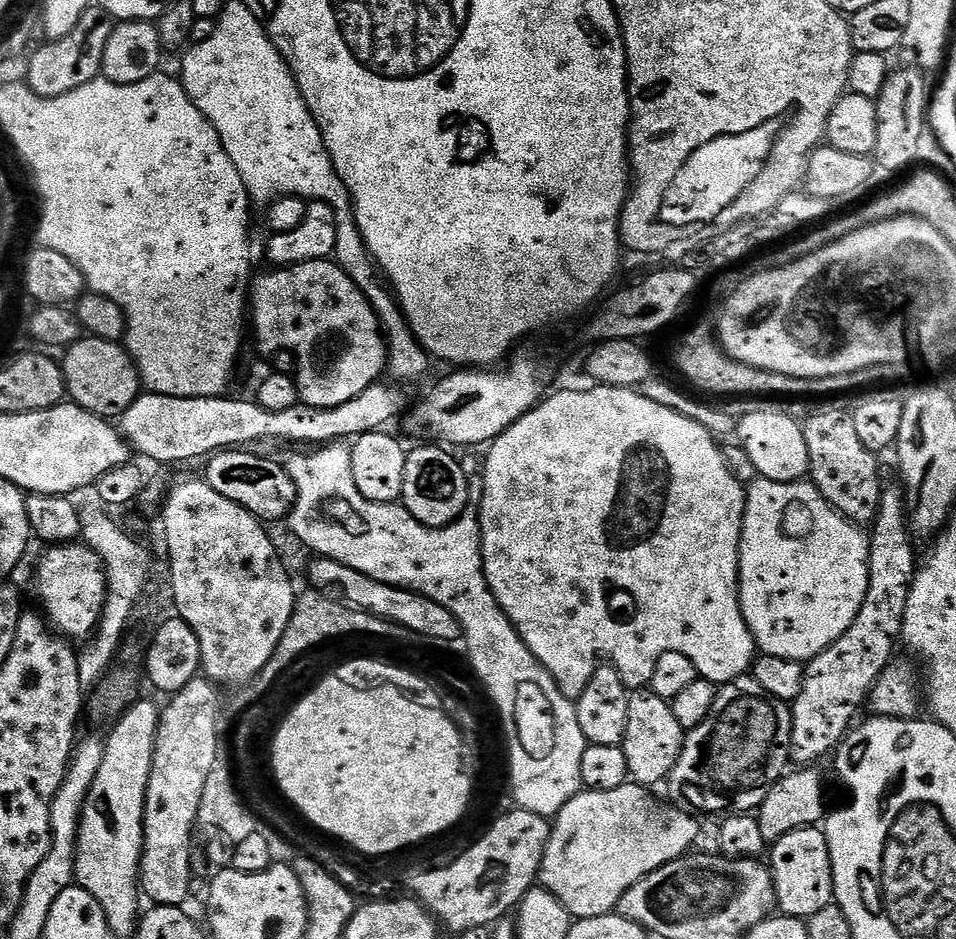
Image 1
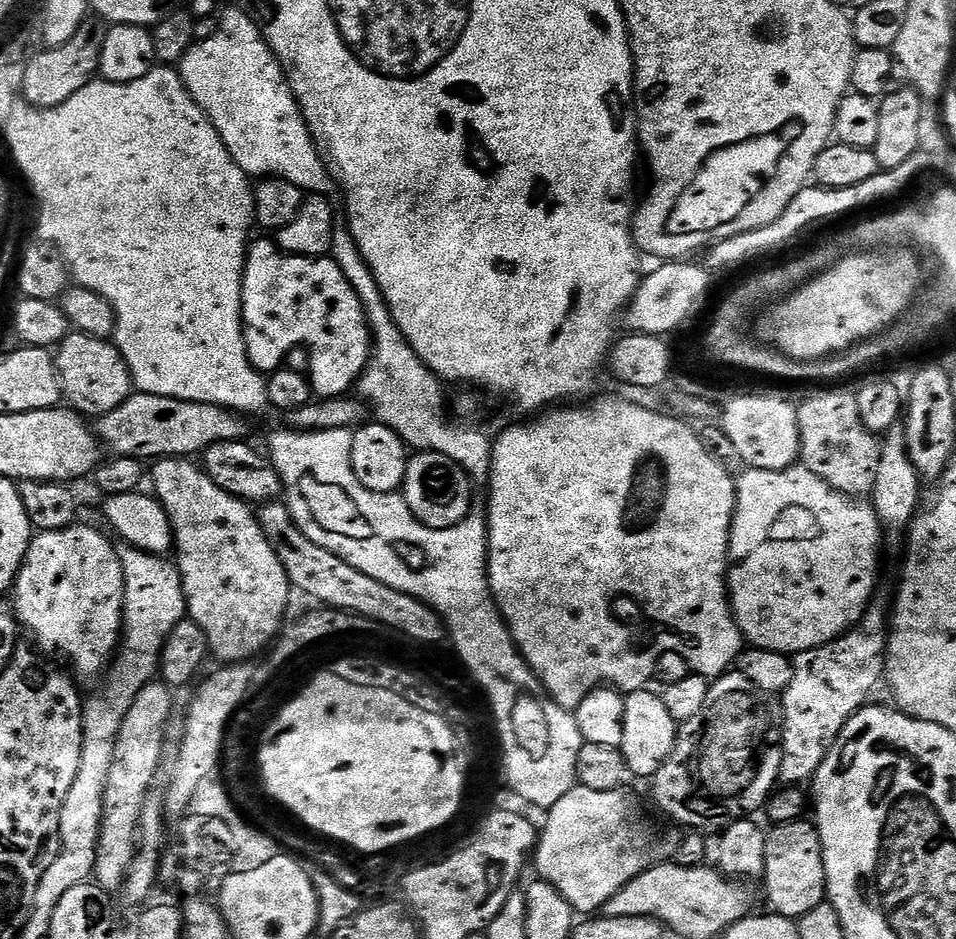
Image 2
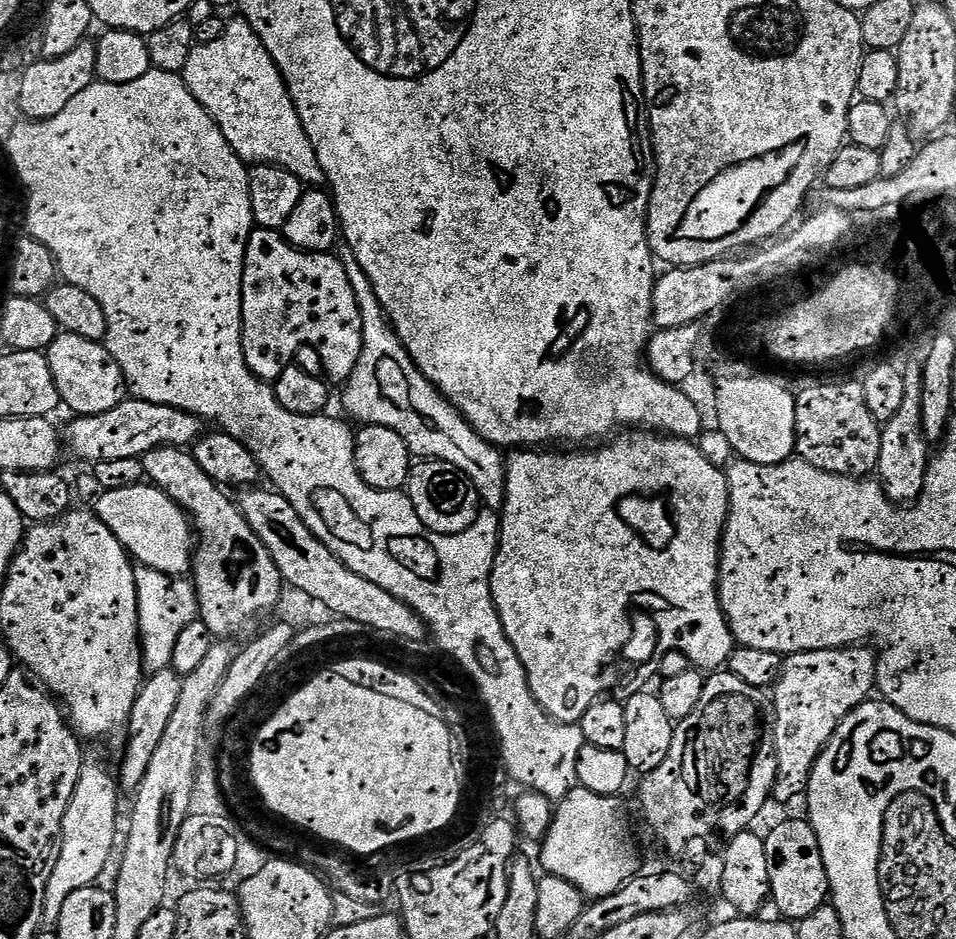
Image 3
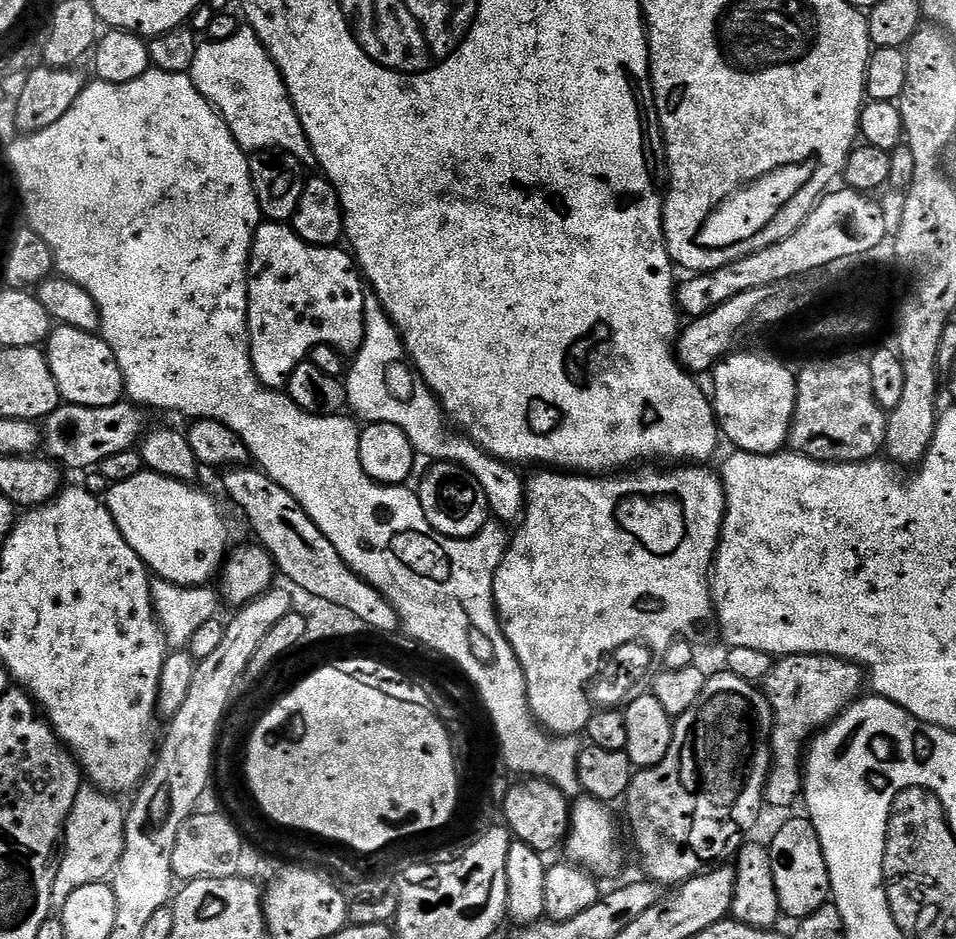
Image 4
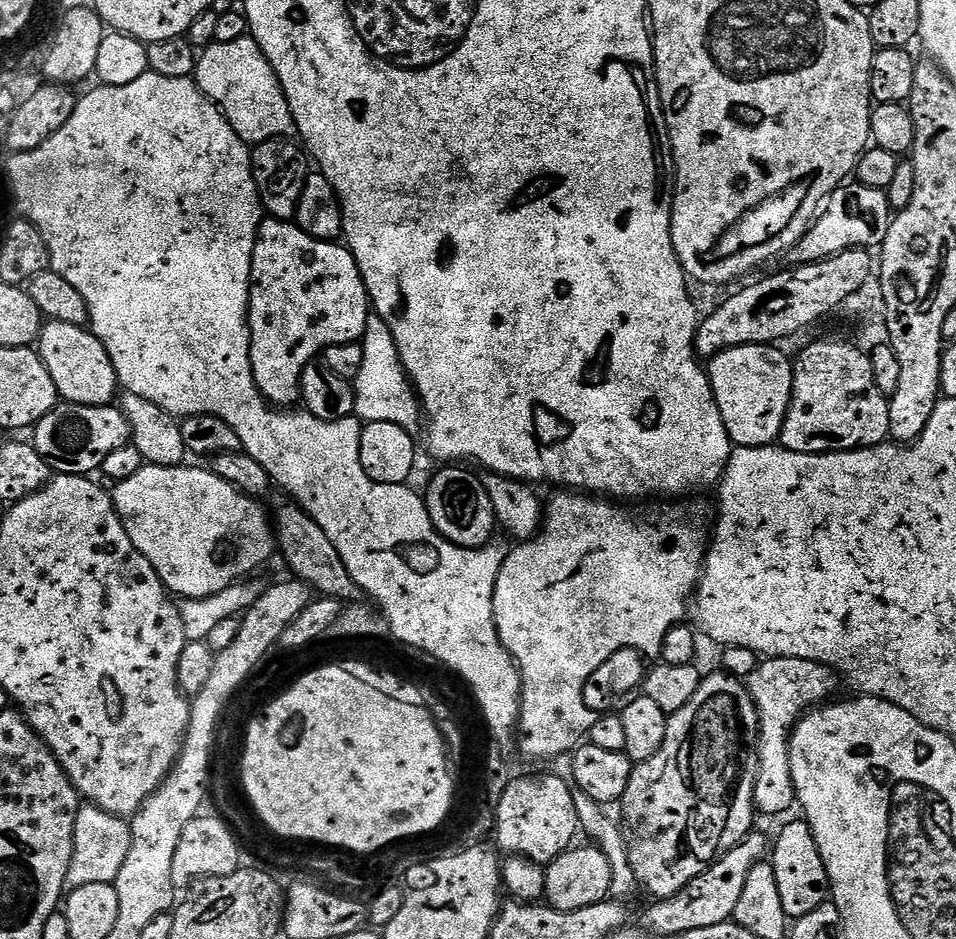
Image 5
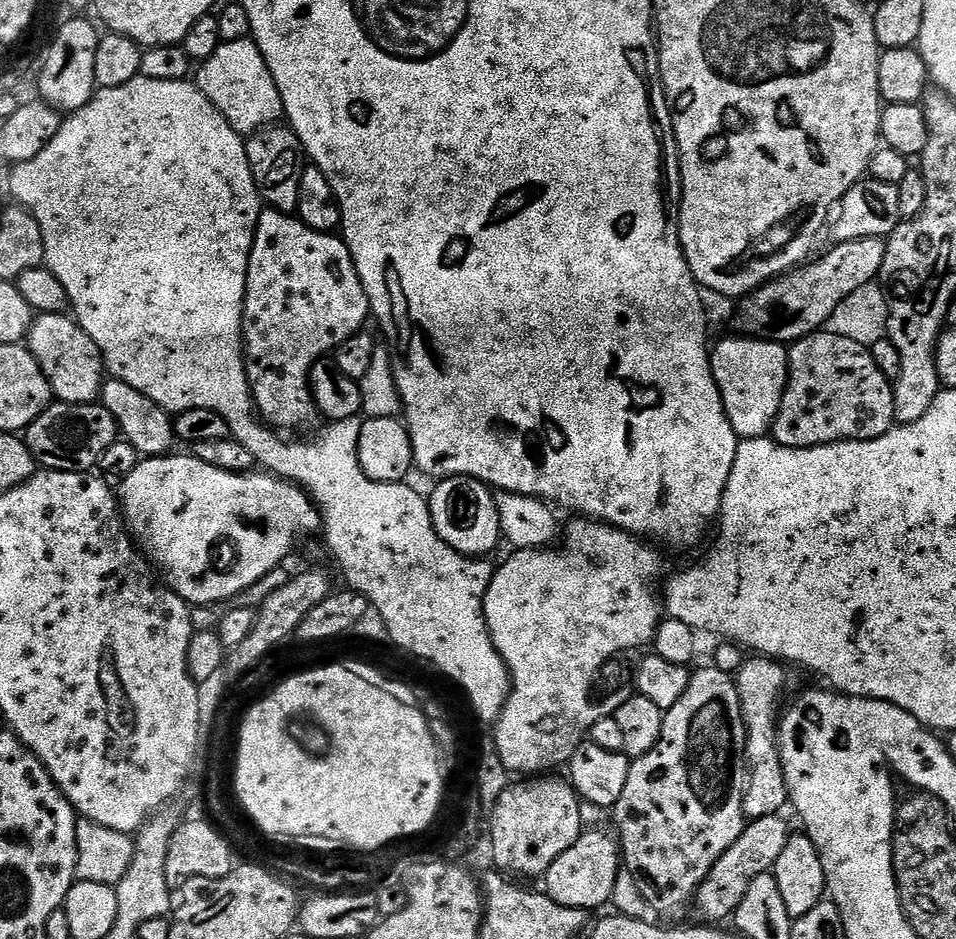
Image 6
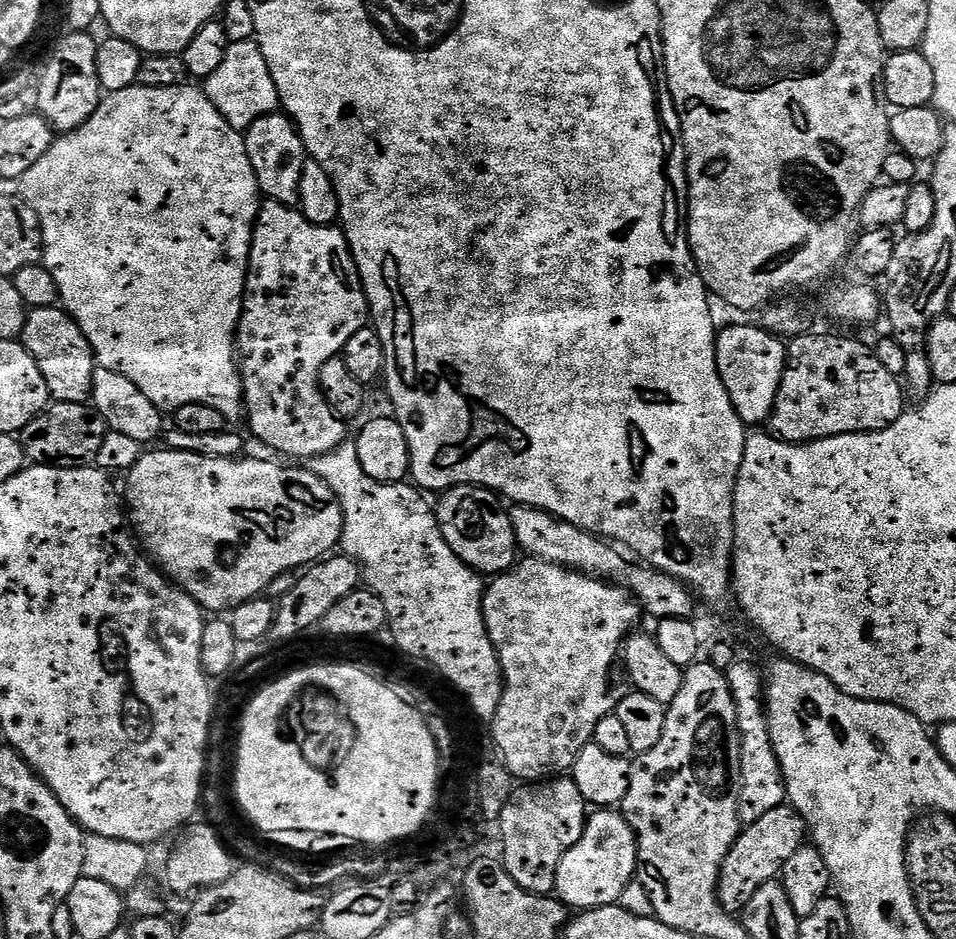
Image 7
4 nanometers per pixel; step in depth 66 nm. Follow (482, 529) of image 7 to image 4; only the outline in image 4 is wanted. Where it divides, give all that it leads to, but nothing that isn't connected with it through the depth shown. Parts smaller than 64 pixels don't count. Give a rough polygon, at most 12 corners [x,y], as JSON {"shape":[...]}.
{"shape":[[457,464],[420,480],[435,532],[465,540],[490,519],[482,486]]}

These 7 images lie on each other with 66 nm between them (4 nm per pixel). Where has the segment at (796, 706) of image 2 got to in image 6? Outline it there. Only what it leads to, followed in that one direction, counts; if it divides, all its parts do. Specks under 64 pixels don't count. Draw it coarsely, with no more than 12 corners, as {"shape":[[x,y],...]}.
{"shape":[[759,654],[734,673],[746,726],[749,821],[790,804],[780,761],[789,669]]}

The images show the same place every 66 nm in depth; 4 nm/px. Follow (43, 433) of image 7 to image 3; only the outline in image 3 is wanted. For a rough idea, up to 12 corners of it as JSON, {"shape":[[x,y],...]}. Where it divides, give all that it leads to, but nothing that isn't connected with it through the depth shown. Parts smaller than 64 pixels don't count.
{"shape":[[126,398],[72,418],[62,436],[78,459],[142,458],[187,449],[205,421]]}

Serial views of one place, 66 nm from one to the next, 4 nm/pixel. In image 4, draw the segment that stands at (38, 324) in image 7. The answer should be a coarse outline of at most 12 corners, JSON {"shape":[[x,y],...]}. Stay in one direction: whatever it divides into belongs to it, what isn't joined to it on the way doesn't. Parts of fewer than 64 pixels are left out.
{"shape":[[56,326],[50,374],[63,403],[97,408],[125,399],[103,336]]}

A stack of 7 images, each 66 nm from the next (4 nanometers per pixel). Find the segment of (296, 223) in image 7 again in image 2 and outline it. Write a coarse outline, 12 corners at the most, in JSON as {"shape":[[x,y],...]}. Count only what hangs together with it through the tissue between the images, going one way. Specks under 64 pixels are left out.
{"shape":[[253,239],[244,345],[257,372],[300,345],[339,398],[372,334],[335,259]]}

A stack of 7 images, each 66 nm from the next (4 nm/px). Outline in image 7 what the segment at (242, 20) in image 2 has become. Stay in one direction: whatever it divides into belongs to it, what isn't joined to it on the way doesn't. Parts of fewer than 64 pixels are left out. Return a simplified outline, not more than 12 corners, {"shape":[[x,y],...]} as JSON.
{"shape":[[255,39],[229,43],[202,87],[232,128],[280,108]]}

